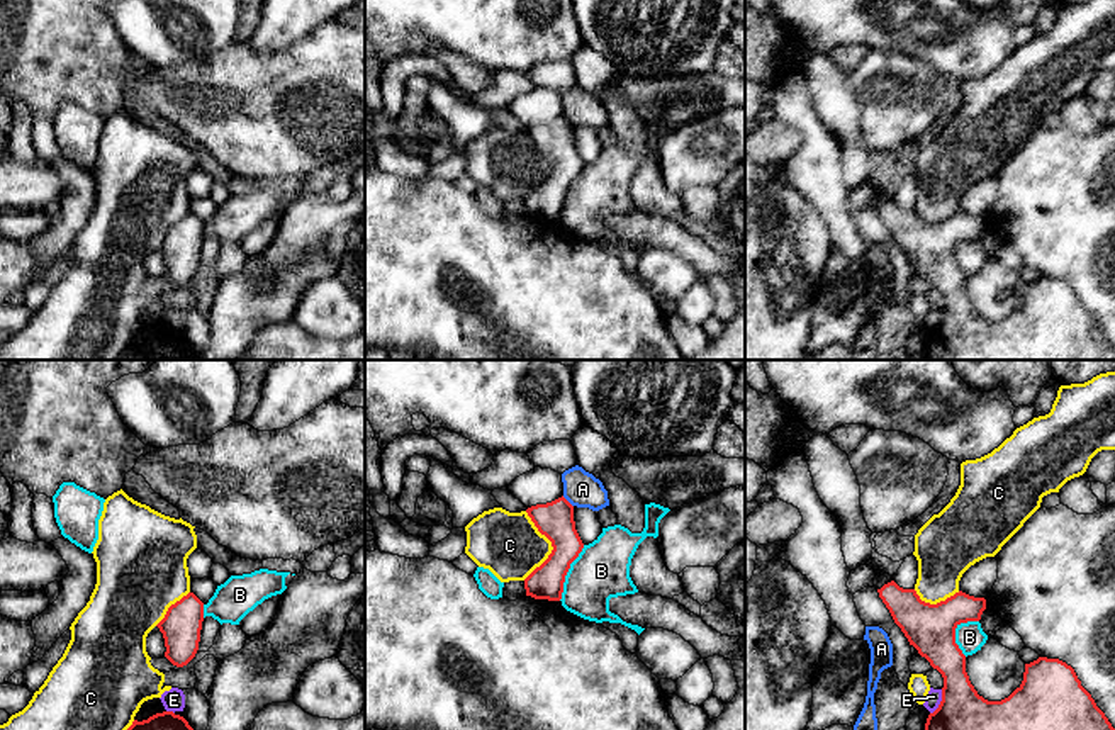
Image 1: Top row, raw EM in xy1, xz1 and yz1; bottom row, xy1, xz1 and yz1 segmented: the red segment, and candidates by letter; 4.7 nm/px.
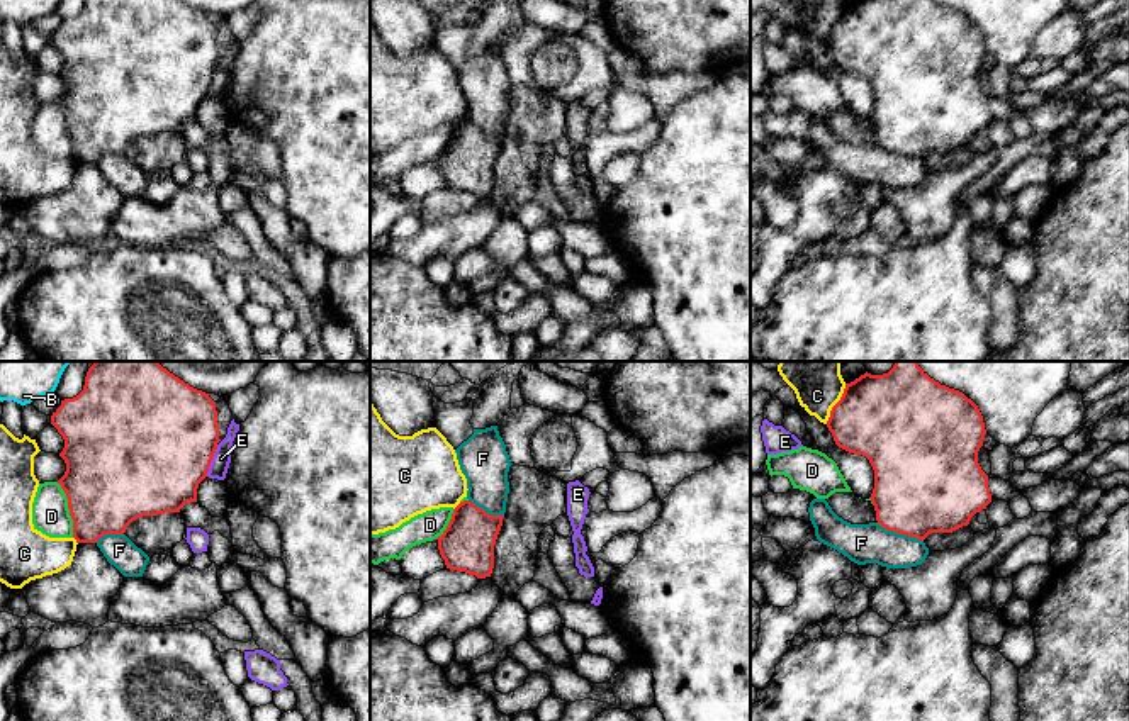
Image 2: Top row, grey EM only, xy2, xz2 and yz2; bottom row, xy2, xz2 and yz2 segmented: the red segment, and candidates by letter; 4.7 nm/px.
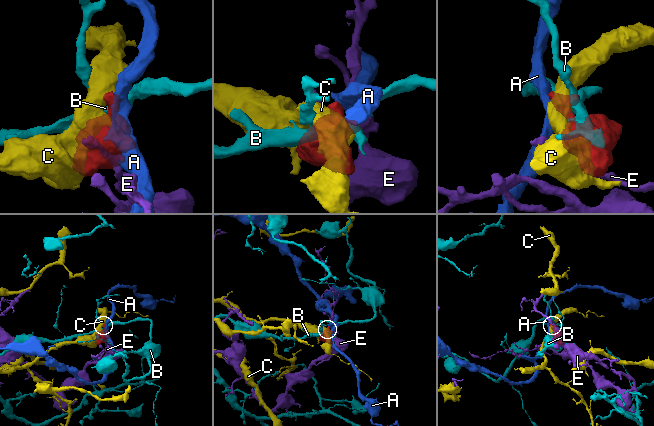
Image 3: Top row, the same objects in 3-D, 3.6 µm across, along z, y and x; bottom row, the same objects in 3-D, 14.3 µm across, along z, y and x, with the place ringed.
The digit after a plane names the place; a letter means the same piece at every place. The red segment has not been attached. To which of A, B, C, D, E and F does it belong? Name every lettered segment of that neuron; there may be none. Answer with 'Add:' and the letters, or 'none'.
Add: none

